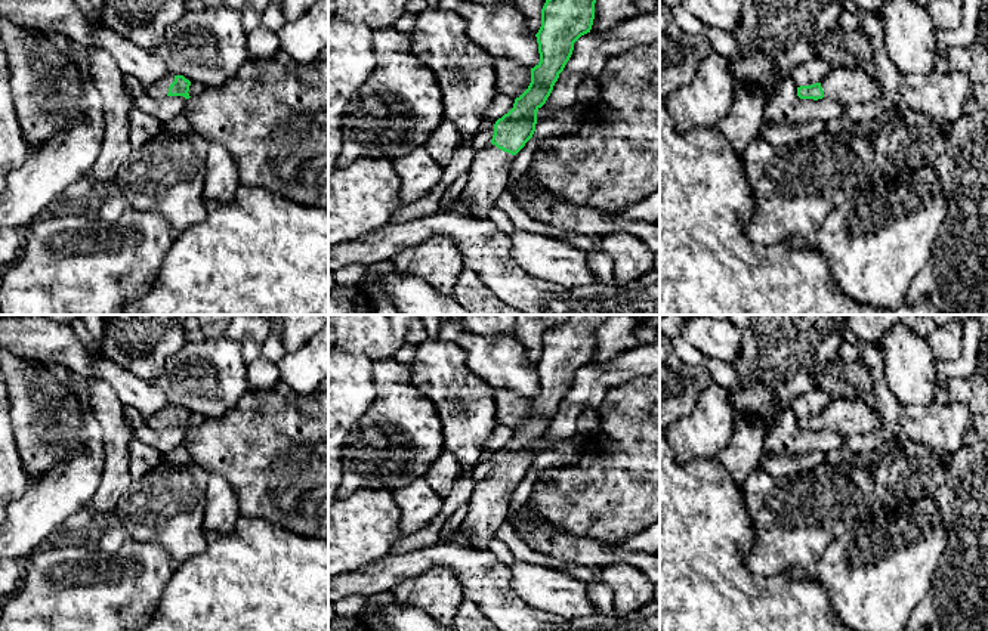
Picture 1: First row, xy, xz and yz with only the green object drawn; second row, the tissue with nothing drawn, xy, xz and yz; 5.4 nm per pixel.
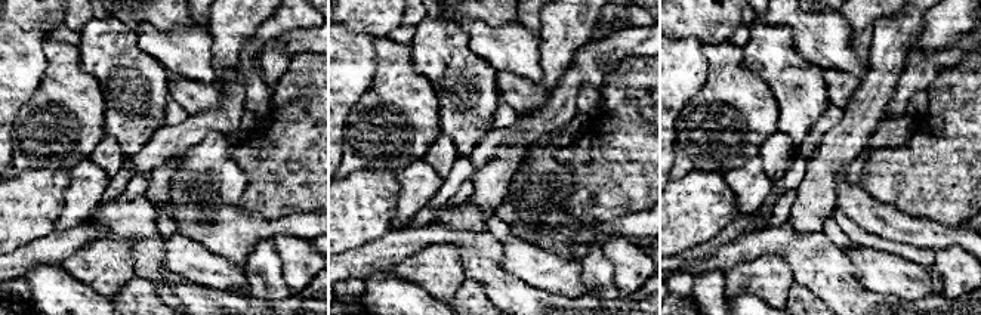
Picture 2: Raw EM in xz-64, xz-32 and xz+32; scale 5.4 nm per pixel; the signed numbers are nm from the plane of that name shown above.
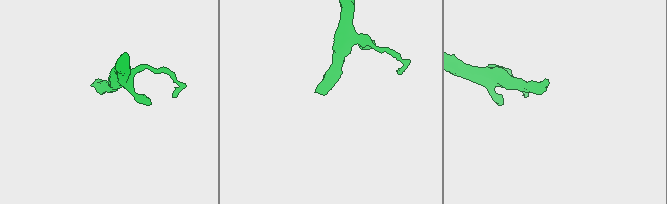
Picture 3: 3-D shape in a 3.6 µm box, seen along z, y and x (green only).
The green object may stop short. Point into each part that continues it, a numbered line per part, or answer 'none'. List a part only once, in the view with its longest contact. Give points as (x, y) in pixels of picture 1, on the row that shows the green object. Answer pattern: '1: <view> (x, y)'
1: xz (488, 176)

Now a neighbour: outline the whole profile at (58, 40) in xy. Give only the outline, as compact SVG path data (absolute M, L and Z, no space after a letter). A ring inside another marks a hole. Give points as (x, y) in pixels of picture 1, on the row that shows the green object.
M44 33L43 38L62 53L75 53L78 50L62 33Z

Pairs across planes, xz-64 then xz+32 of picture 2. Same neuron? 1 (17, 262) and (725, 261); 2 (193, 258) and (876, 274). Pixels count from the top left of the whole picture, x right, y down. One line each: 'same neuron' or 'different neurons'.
1: same neuron
2: same neuron

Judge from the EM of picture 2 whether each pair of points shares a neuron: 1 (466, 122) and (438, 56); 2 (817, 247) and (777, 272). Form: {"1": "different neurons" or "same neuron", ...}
{"1": "same neuron", "2": "different neurons"}

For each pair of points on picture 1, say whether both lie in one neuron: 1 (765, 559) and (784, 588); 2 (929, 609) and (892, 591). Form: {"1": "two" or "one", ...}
{"1": "two", "2": "two"}

